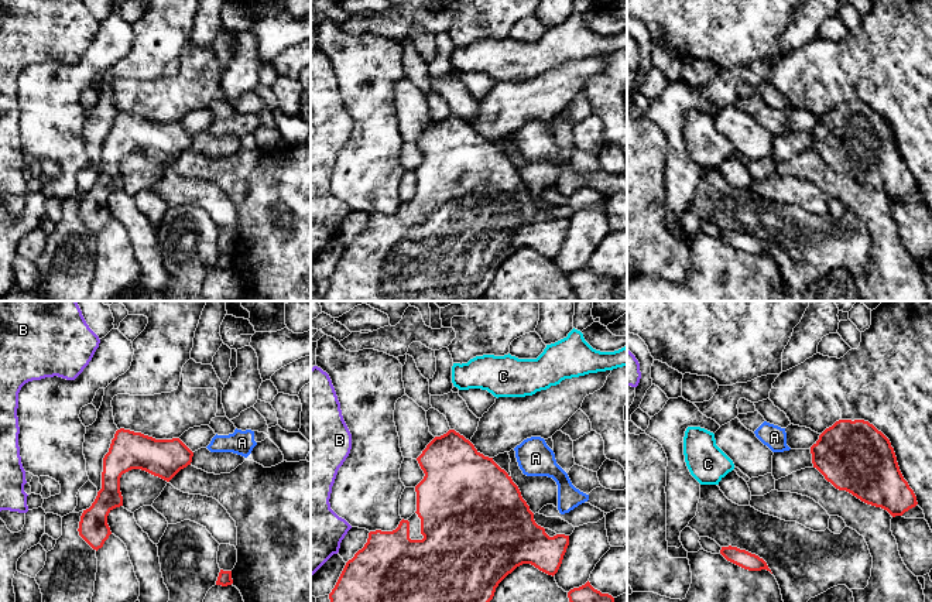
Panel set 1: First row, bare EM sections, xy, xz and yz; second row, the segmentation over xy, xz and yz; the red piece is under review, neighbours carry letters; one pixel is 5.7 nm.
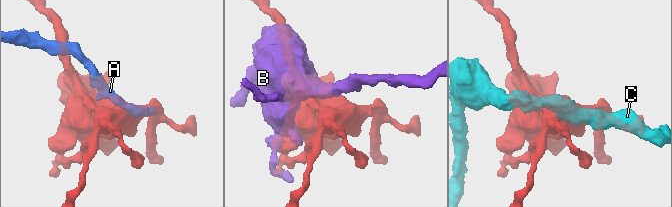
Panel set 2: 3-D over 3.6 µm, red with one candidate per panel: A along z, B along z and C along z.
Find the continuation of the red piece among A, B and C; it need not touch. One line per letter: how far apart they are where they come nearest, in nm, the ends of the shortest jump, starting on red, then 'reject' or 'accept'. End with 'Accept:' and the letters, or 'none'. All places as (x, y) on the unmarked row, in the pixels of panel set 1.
A: 70 nm apart; from red across xz (510, 160), (520, 151); reject
B: 80 nm apart; from red across xz (348, 245), (338, 235); reject
C: 240 nm apart; from red across xz (453, 113), (459, 72); reject
Accept: none

